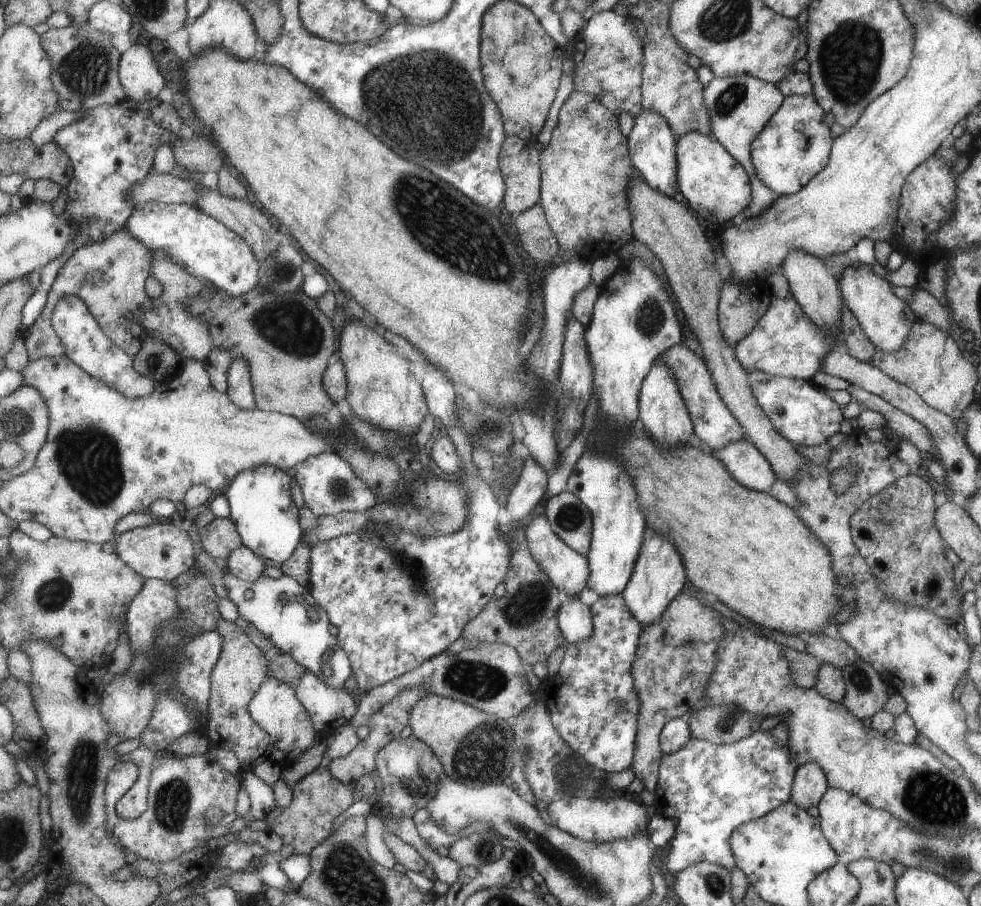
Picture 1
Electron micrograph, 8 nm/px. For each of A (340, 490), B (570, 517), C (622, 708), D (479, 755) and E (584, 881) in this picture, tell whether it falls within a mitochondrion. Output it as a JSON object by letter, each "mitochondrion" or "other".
{"A":"mitochondrion","B":"mitochondrion","C":"mitochondrion","D":"mitochondrion","E":"mitochondrion"}

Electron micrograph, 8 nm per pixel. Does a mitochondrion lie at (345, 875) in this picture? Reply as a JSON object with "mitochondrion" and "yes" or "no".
{"mitochondrion":"yes"}

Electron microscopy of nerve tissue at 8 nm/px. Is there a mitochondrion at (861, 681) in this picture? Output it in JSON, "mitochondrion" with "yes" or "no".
{"mitochondrion":"yes"}

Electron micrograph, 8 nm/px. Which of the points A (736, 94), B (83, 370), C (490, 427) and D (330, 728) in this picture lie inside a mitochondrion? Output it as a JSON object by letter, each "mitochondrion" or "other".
{"A":"mitochondrion","B":"other","C":"mitochondrion","D":"other"}

